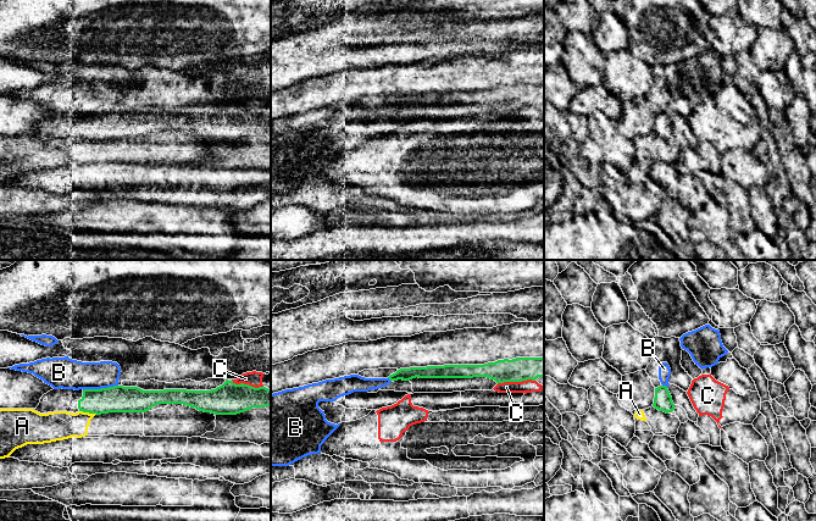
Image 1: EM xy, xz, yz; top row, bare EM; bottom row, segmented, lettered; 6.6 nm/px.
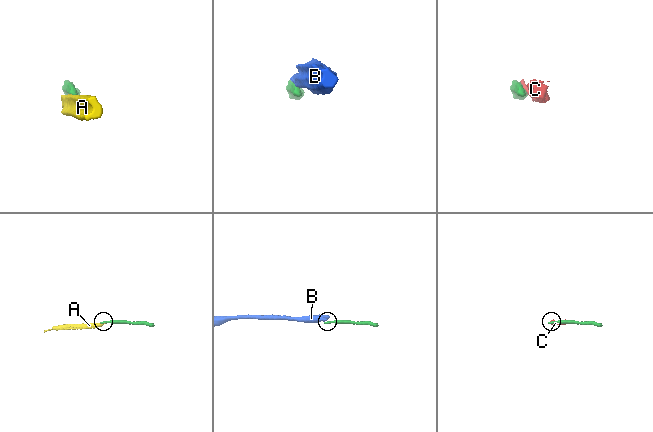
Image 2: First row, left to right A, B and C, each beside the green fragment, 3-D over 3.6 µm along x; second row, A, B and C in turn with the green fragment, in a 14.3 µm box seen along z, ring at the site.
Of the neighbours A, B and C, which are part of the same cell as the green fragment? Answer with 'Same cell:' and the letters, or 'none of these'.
Same cell: none of these

